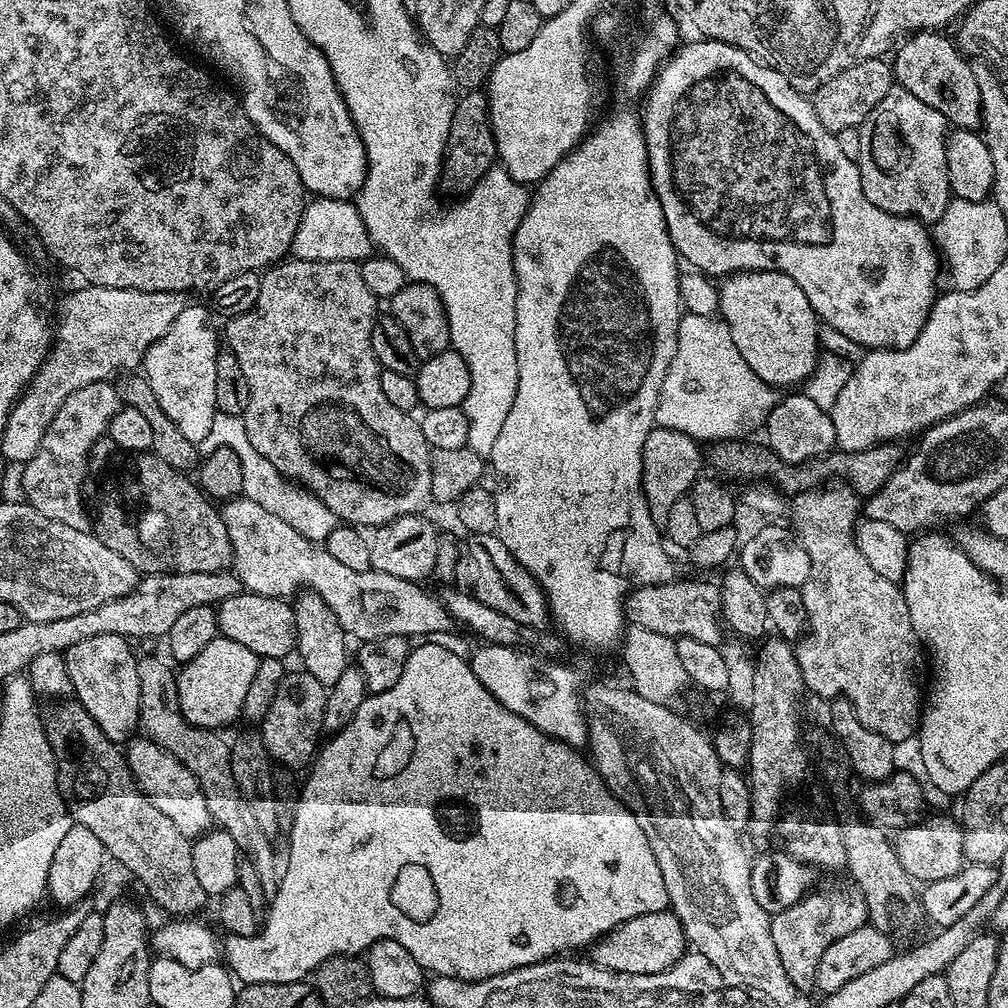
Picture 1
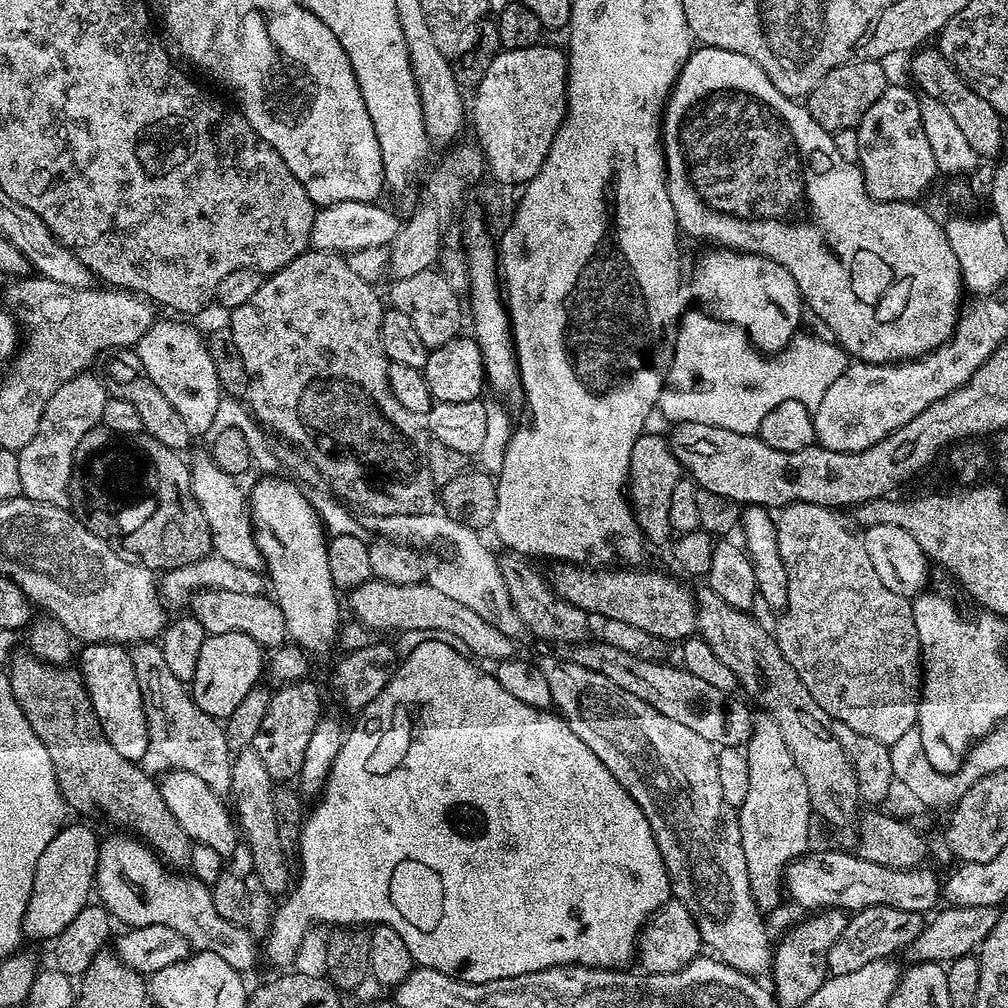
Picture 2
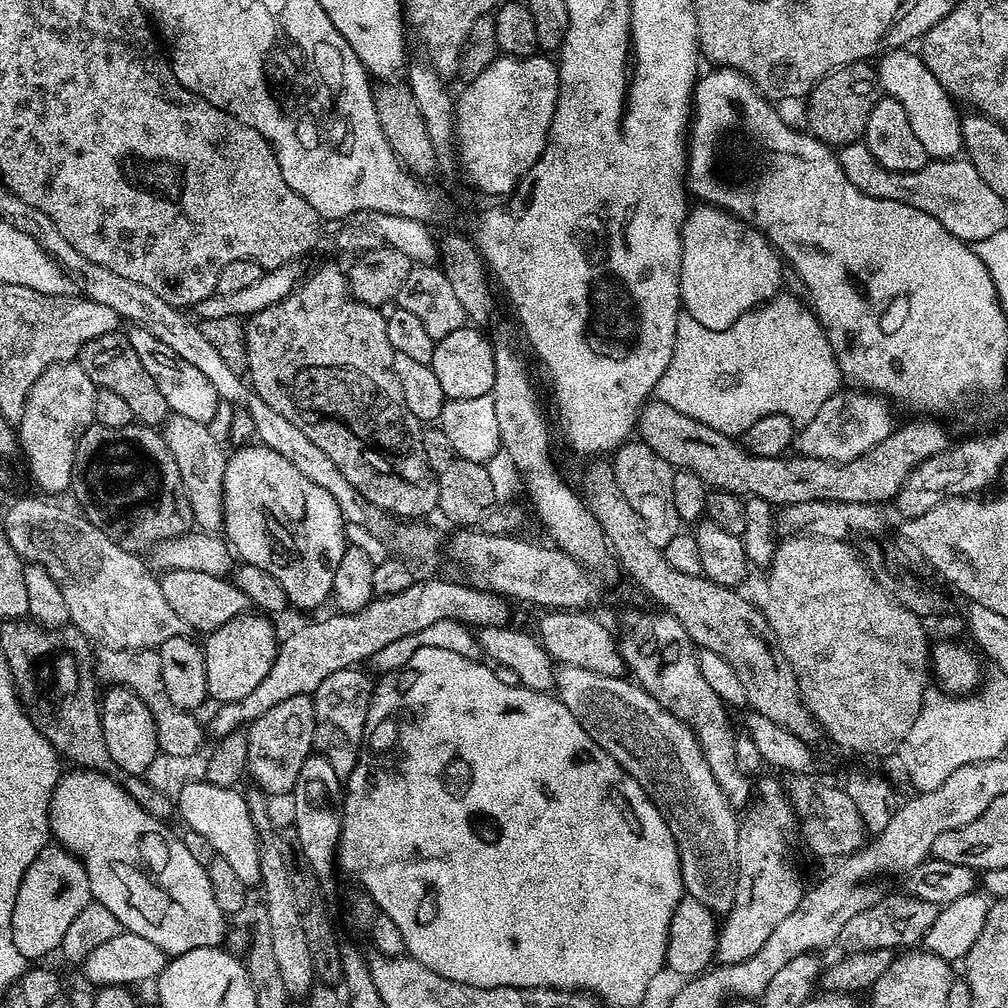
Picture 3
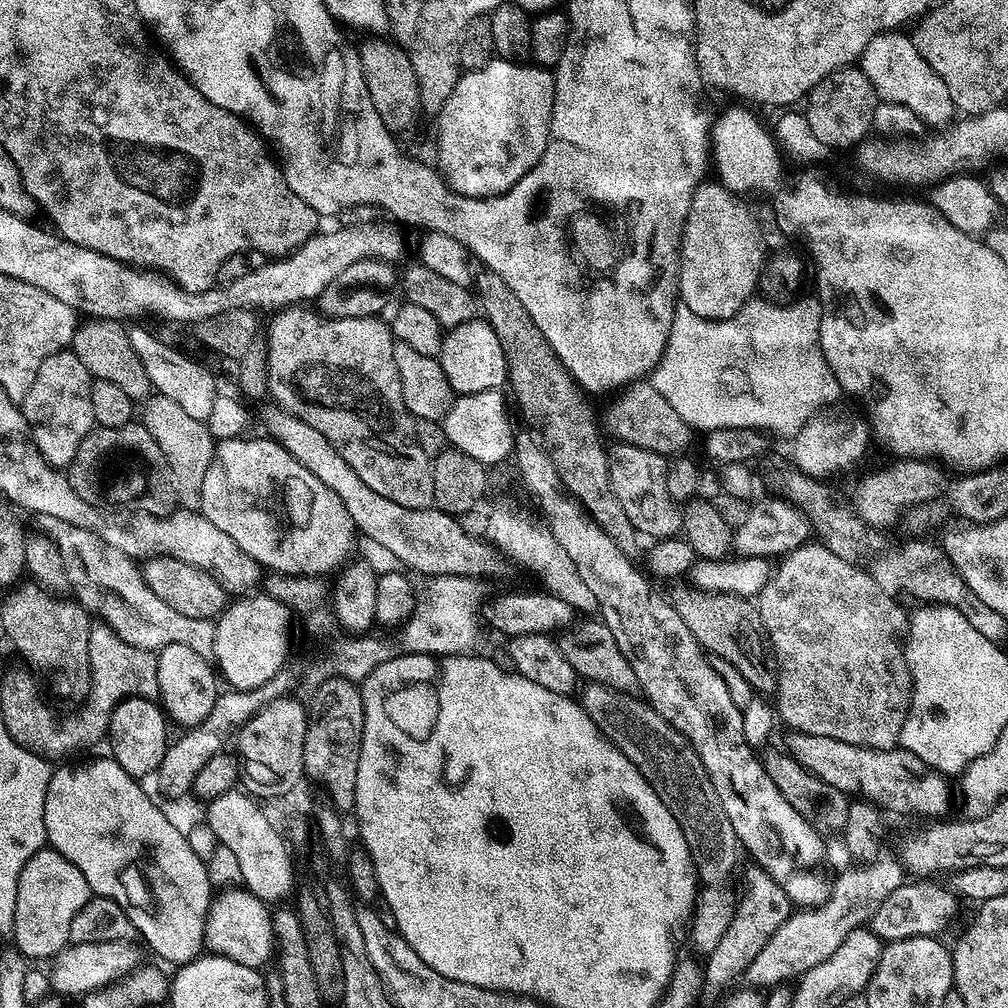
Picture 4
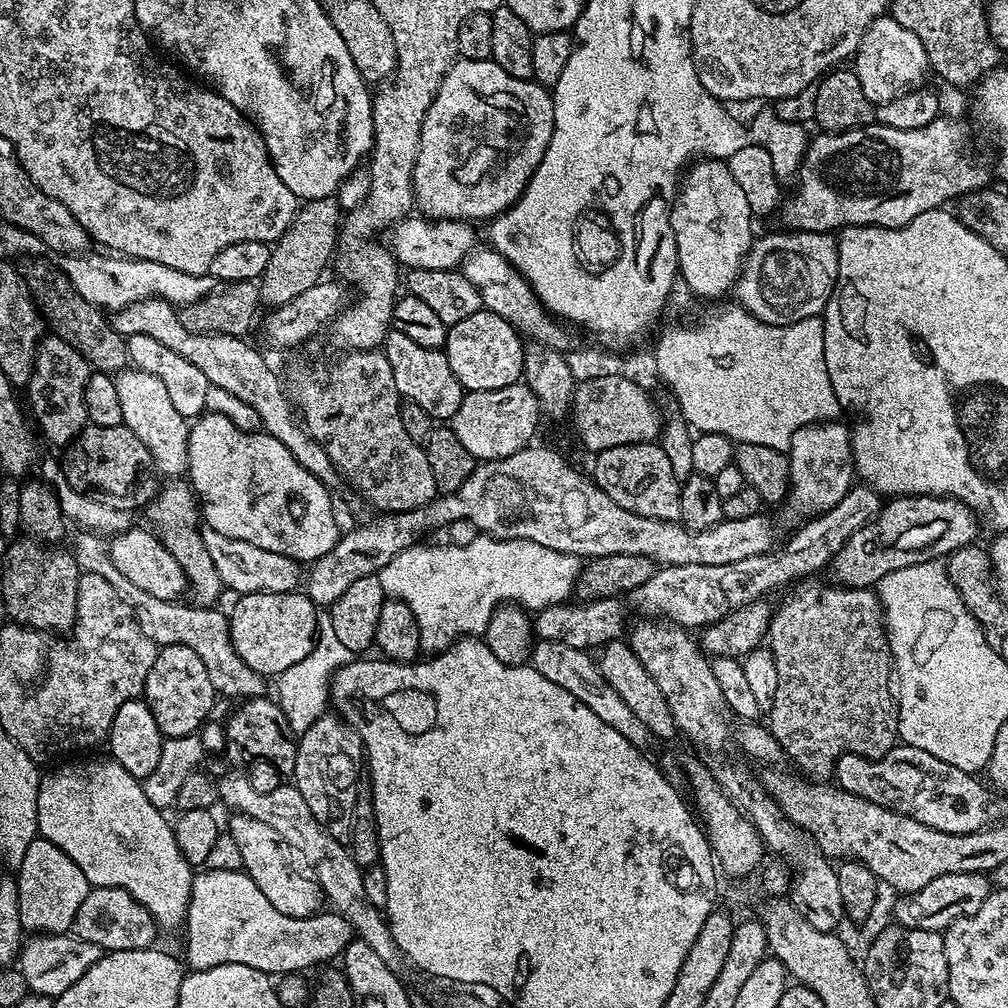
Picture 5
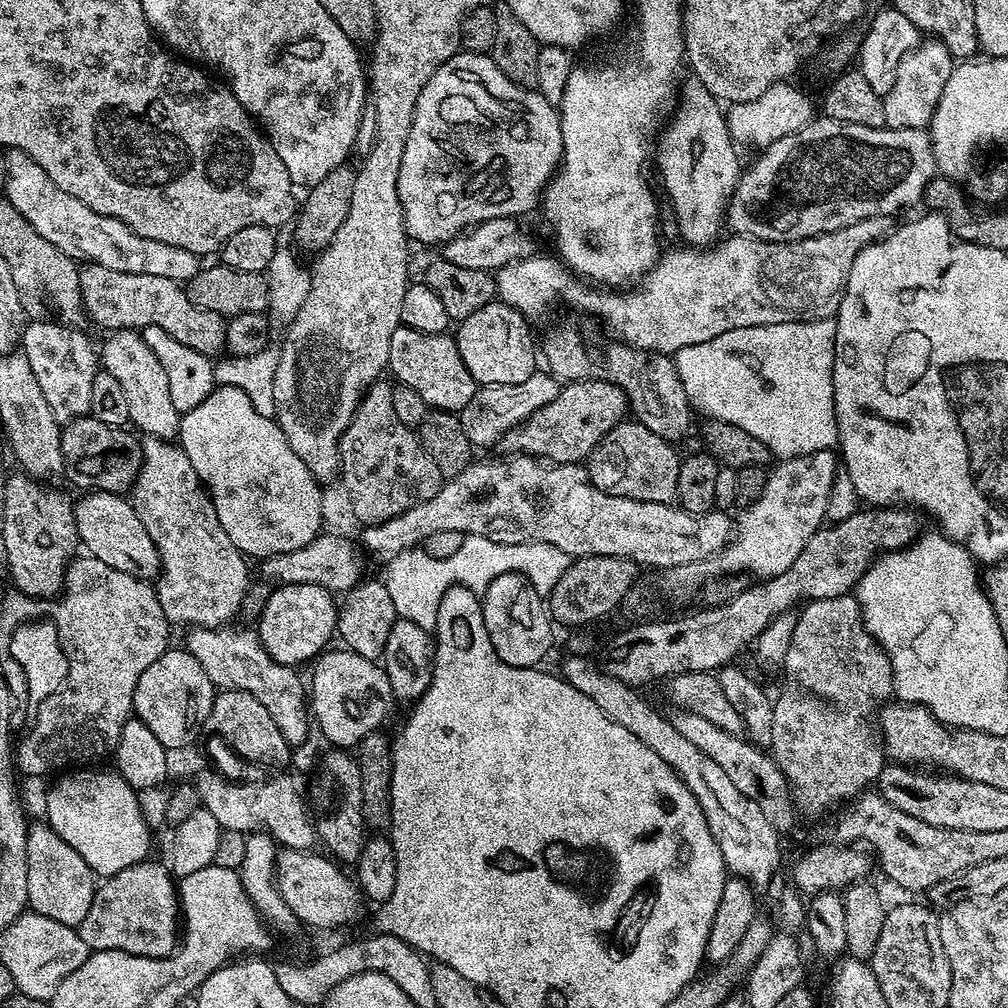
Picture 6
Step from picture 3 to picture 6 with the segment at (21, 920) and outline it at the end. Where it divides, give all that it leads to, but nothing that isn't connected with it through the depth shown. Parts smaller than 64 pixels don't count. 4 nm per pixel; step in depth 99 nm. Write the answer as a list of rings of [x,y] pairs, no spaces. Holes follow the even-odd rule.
[[[40,822],[33,823],[28,829],[26,866],[28,908],[46,918],[54,918],[54,922],[62,922],[66,926],[76,928],[82,918],[86,918],[98,887],[98,877],[90,870],[90,866],[86,866],[86,858],[82,858],[82,854],[78,854],[74,846],[62,842],[62,838],[54,834],[49,824]]]

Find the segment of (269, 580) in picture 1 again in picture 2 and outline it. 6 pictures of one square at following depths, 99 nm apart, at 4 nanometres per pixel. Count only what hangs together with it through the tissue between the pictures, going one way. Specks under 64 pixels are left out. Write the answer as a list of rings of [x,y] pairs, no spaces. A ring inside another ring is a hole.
[[[204,451],[190,456],[190,482],[194,498],[202,514],[206,514],[215,555],[226,558],[229,562],[235,562],[238,566],[263,569],[264,557],[260,555],[256,545],[256,534],[252,531],[250,500],[245,489],[244,492],[240,489],[241,481],[235,475],[222,470],[211,454]],[[371,579],[362,582],[357,588],[351,589],[352,612],[357,621],[369,630],[377,628],[380,632],[421,632],[422,630],[442,630],[446,634],[454,634],[454,638],[462,638],[462,643],[467,646],[469,653],[481,661],[513,659],[514,642],[498,626],[490,626],[482,614],[474,614],[470,606],[462,606],[455,598],[450,598],[427,582],[398,586],[385,580]]]

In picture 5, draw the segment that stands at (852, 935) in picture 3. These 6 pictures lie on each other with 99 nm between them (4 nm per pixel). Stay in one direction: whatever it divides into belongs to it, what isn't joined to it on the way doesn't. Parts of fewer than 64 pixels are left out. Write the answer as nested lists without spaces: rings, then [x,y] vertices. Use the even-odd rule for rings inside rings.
[[[963,872],[962,874],[942,874],[942,878],[934,878],[934,882],[926,882],[922,890],[906,892],[895,897],[896,905],[892,908],[892,916],[897,925],[914,930],[930,930],[943,933],[955,920],[963,916],[972,916],[982,910],[982,902],[993,892],[994,885],[985,873]]]

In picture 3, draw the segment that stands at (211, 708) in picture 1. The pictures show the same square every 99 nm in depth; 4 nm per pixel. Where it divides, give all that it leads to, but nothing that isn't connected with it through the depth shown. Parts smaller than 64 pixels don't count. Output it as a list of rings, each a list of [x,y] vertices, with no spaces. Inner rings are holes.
[[[245,614],[238,618],[230,618],[226,626],[218,626],[218,630],[207,633],[203,641],[204,661],[206,662],[206,686],[209,697],[220,704],[238,702],[238,698],[246,698],[266,674],[270,674],[270,666],[276,657],[278,635],[269,617],[264,614]]]

